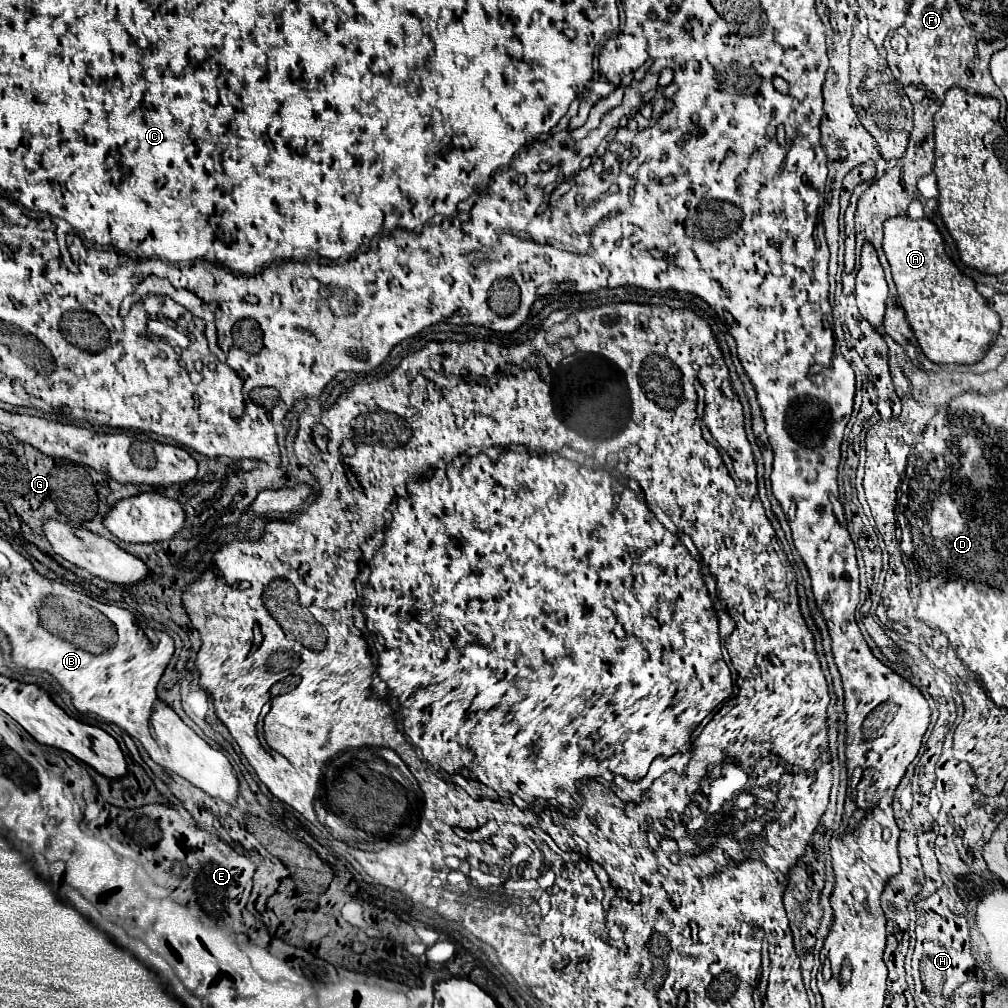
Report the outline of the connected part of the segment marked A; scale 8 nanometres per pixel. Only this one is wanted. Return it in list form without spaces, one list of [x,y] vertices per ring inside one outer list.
[[[897,216],[883,224],[883,234],[883,252],[923,354],[935,364],[979,362],[991,348],[1001,322],[977,292],[975,280],[965,276],[947,256],[935,224],[927,218],[911,220],[908,216]]]

